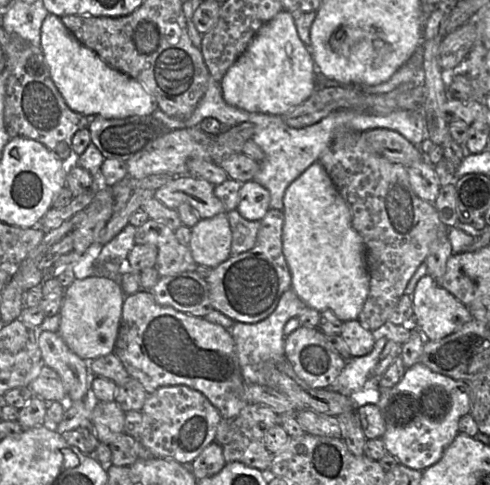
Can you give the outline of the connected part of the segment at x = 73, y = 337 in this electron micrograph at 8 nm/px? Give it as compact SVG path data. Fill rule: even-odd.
M97 276L75 279L64 290L58 333L72 352L87 362L113 353L125 296L118 282Z

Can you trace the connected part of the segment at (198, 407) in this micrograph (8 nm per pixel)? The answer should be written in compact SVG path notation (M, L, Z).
M169 385L157 388L151 394L148 394L142 409L142 429L137 440L151 453L152 457L172 459L182 465L191 465L191 462L211 443L215 442L218 424L221 421L219 411L209 402L209 400L199 391L191 389L185 385Z

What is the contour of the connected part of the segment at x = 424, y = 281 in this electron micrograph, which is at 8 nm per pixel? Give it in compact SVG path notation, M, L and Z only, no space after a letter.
M429 274L420 278L411 296L414 324L427 340L440 340L473 318L467 306Z

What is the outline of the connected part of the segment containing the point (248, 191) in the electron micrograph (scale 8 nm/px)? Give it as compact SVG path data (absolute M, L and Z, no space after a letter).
M253 180L244 182L239 191L237 205L240 215L249 221L261 221L269 209L269 191Z

